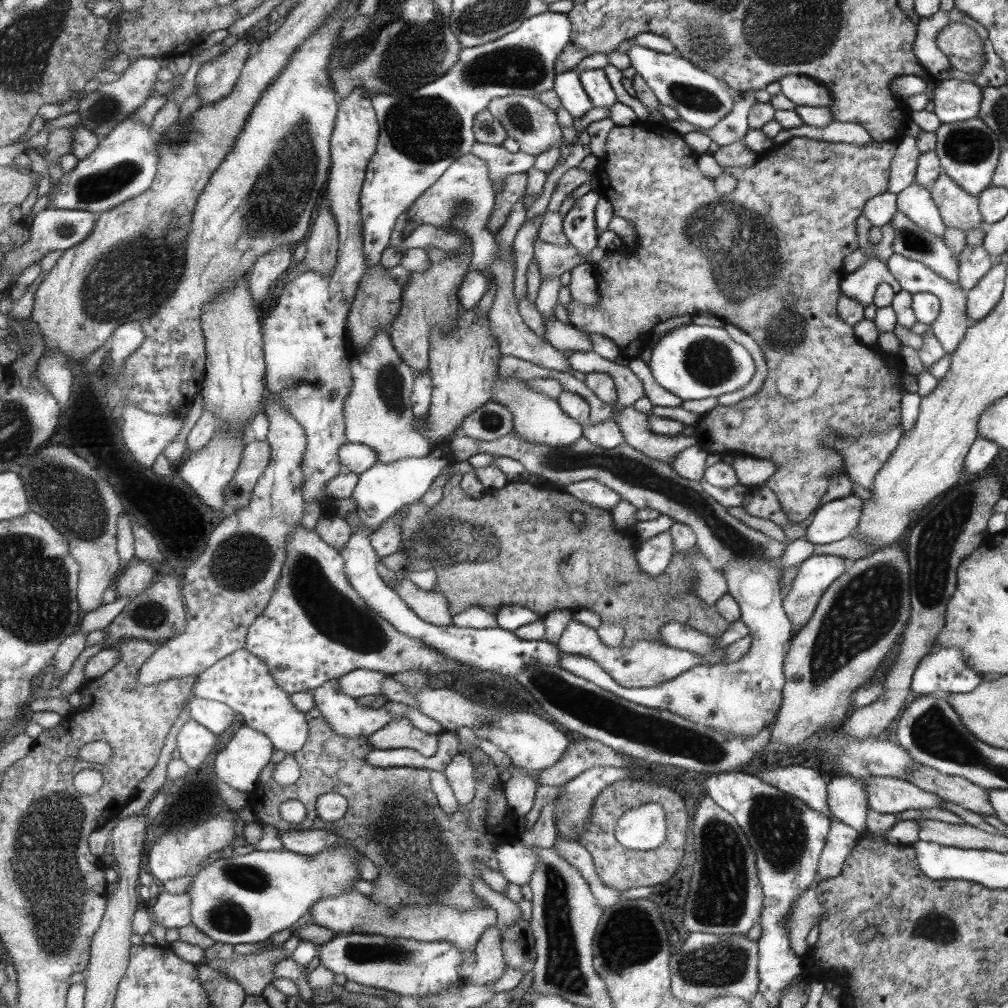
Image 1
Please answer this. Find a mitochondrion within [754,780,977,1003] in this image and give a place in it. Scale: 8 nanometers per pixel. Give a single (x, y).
(934, 925)

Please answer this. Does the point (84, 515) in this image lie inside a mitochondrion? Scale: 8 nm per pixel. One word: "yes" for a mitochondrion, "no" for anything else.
yes

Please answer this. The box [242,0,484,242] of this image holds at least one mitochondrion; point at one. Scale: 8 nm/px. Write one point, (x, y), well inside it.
(427, 133)

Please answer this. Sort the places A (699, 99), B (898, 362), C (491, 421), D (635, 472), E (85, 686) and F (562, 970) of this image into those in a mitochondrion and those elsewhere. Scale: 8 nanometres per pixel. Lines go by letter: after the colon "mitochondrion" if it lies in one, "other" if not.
A: mitochondrion
B: other
C: mitochondrion
D: mitochondrion
E: other
F: mitochondrion

